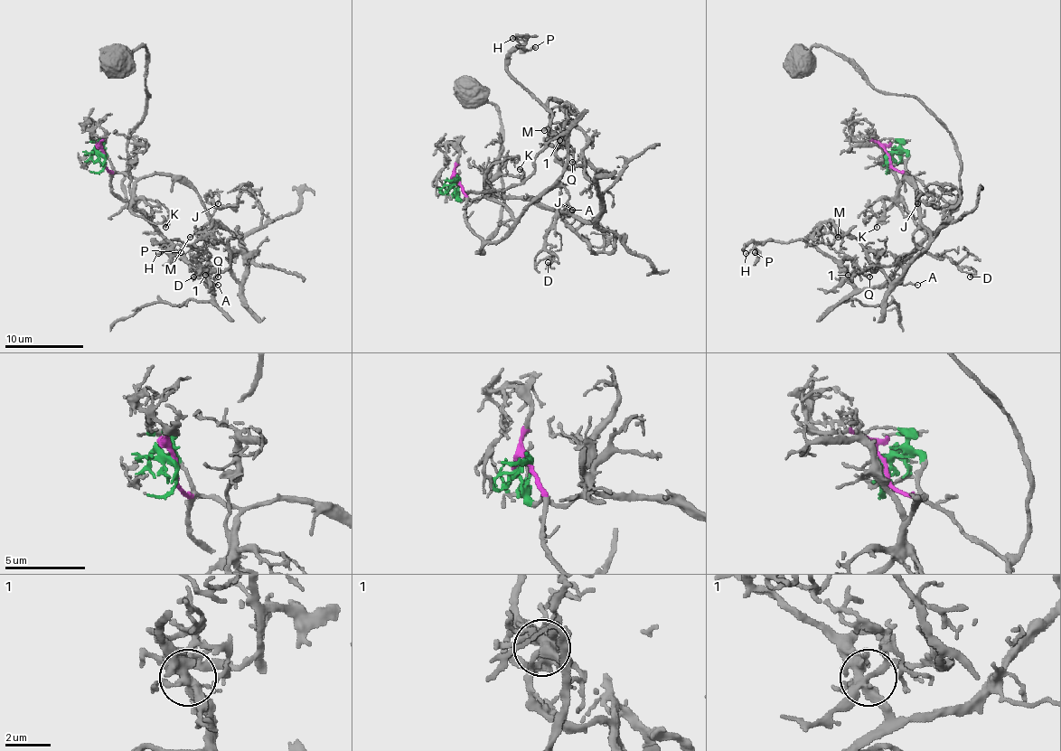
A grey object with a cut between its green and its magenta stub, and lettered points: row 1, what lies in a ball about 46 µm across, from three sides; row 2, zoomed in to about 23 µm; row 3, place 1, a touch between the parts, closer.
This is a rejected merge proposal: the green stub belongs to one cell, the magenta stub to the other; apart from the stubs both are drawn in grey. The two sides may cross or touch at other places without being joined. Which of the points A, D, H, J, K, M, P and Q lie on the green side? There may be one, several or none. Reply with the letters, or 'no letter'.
D, J, K, M, Q

